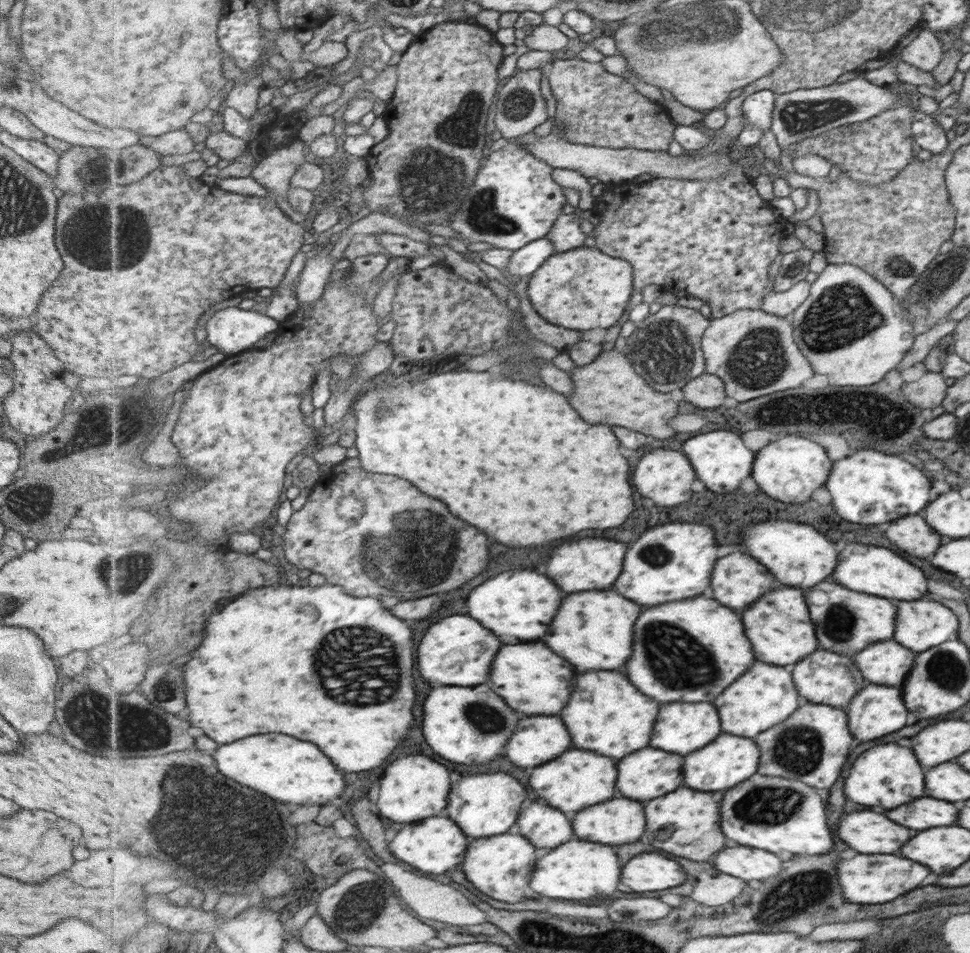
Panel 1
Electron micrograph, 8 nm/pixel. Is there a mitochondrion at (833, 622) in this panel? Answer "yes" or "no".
yes

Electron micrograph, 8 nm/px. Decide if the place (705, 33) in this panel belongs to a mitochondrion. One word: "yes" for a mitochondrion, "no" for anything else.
yes

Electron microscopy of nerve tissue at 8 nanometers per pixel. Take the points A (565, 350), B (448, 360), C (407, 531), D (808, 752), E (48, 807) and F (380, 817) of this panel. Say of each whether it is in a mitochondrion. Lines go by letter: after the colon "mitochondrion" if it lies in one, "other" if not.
A: other
B: other
C: mitochondrion
D: mitochondrion
E: other
F: other

